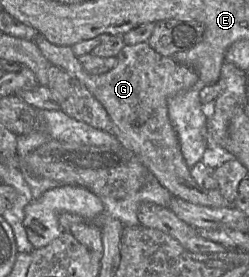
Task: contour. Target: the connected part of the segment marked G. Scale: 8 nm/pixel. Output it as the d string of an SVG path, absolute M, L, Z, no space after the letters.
M41 35L34 41L52 65L77 78L101 102L113 122L116 139L131 150L174 197L208 207L233 206L218 189L206 190L194 181L168 116L168 99L194 86L199 79L195 70L177 63L172 57L159 54L147 41L125 45L118 54L118 62L113 69L93 75L83 68L70 46L52 44Z

